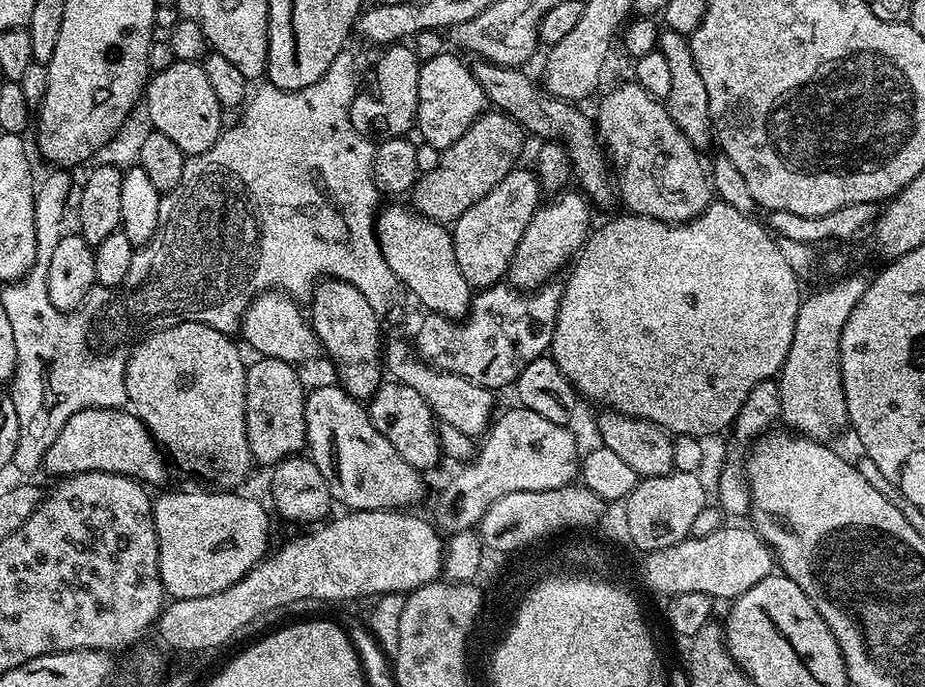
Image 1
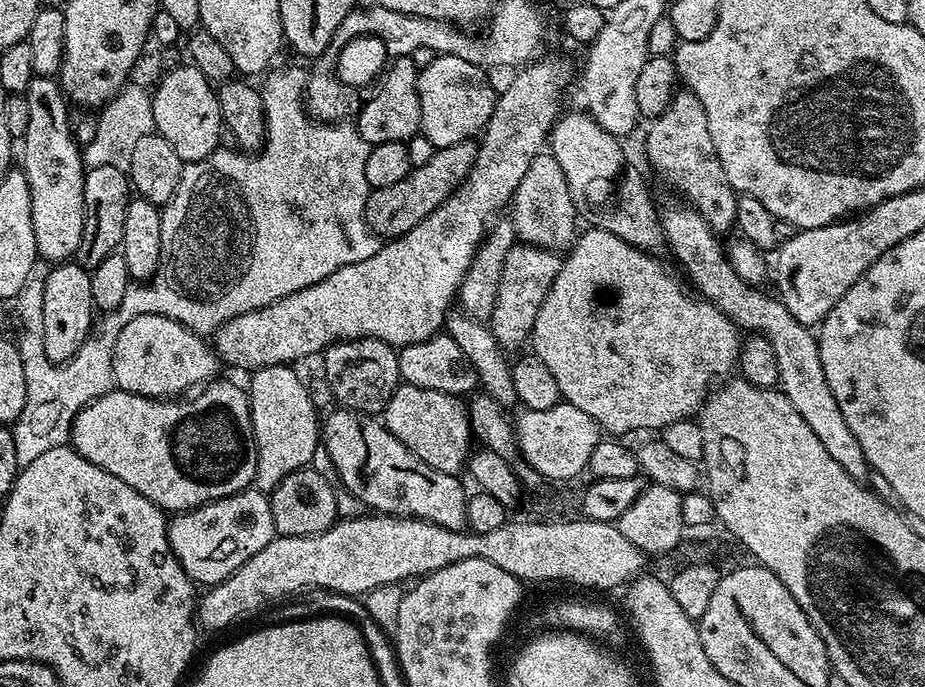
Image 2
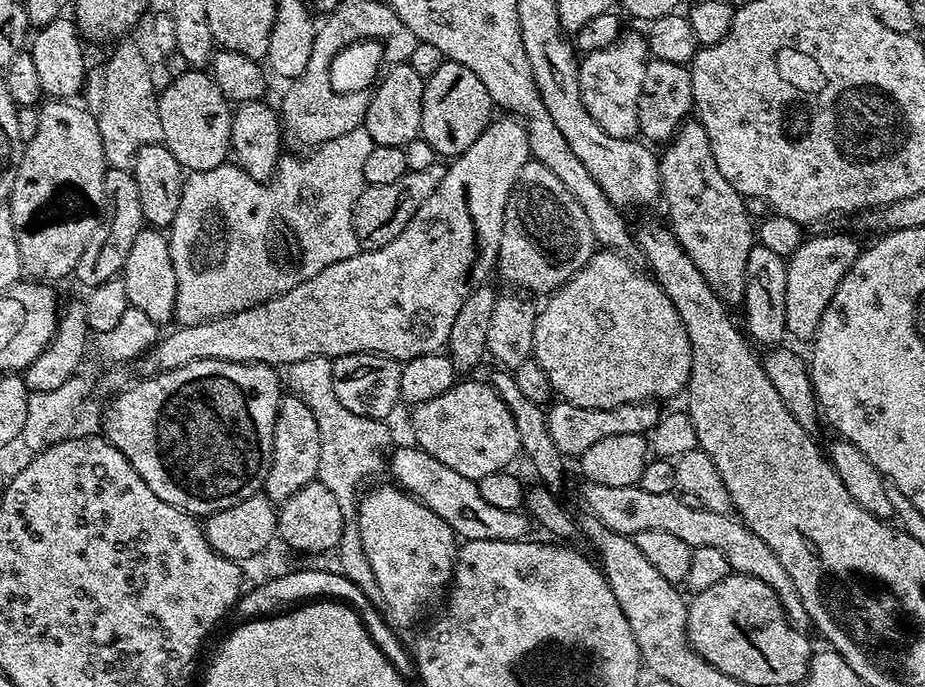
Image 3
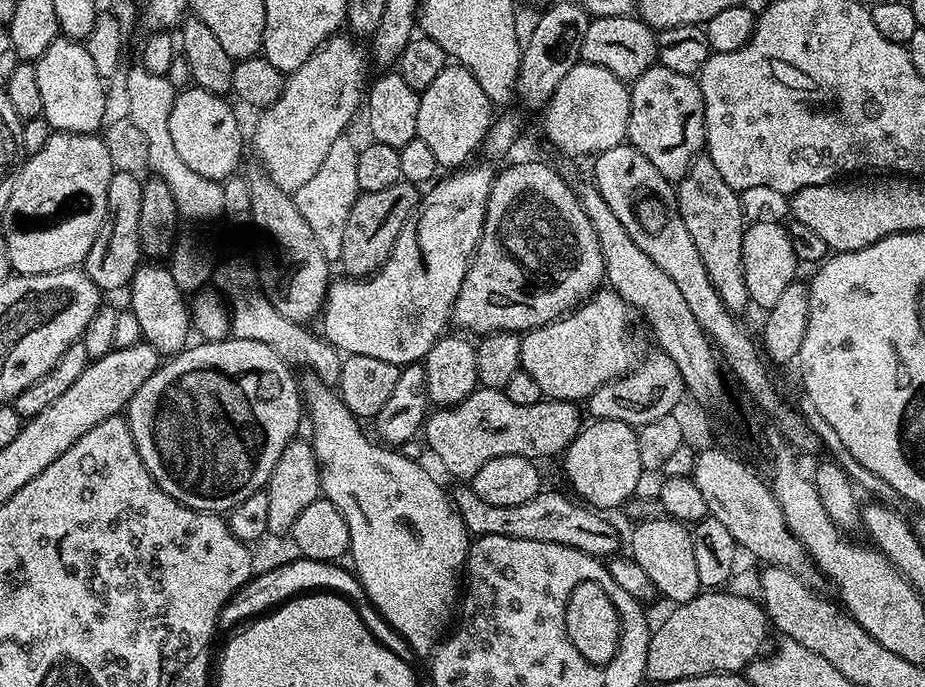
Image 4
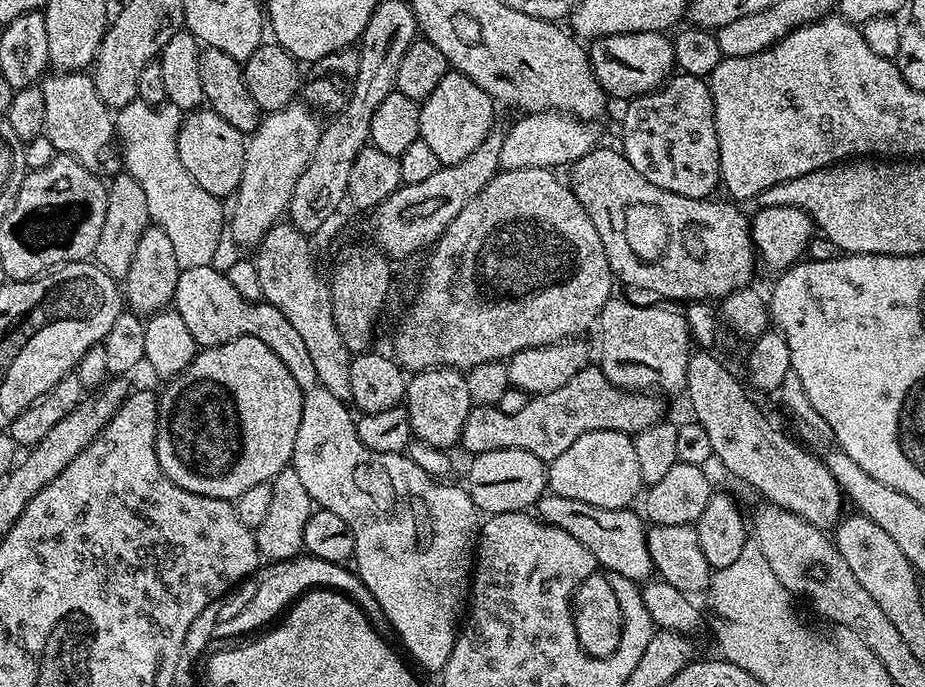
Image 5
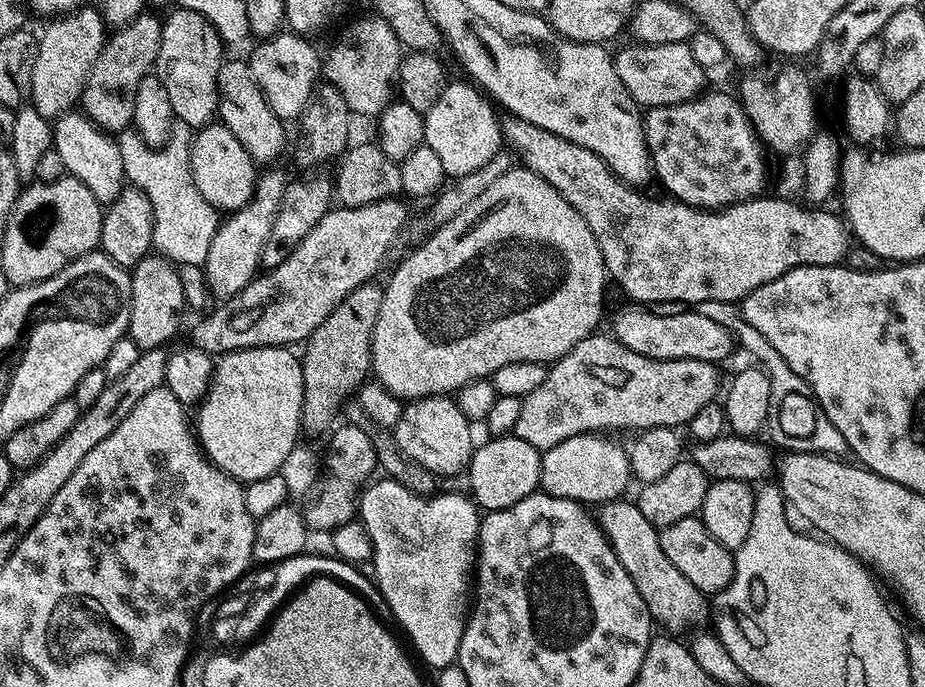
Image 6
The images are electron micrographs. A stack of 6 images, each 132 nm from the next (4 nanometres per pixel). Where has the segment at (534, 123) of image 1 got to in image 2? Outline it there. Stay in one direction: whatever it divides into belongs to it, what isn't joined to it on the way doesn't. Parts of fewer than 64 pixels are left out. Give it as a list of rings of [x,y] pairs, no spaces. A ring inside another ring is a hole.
[[[581,110],[581,112],[568,112],[565,111],[563,115],[557,119],[556,123],[552,125],[552,130],[548,134],[548,144],[550,145],[550,151],[553,158],[558,162],[558,166],[562,166],[562,174],[566,174],[566,186],[570,186],[570,198],[574,198],[574,206],[576,207],[577,213],[581,217],[584,216],[589,221],[587,222],[593,228],[601,228],[606,230],[610,234],[614,234],[618,238],[622,238],[622,242],[626,242],[630,246],[635,248],[641,248],[644,252],[650,252],[653,254],[659,253],[659,248],[665,247],[666,241],[664,239],[664,231],[662,230],[662,222],[660,221],[660,214],[658,211],[658,204],[652,201],[652,196],[648,193],[648,188],[644,185],[644,176],[635,168],[634,165],[628,161],[628,156],[624,153],[624,148],[619,139],[610,135],[605,128],[598,123],[598,121],[592,117],[587,111]]]

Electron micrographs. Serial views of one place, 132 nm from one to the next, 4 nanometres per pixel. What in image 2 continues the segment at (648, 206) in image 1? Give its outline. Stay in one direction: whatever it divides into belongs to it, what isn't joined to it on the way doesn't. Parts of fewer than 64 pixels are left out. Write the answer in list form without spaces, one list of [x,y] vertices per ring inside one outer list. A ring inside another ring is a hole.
[[[677,202],[677,204],[668,204],[665,208],[663,205],[659,209],[659,214],[667,247],[669,249],[672,247],[673,254],[680,259],[681,266],[688,271],[688,276],[692,279],[693,284],[691,287],[703,299],[709,300],[710,303],[715,304],[718,310],[722,310],[722,314],[726,314],[726,318],[733,320],[737,329],[762,330],[762,334],[767,337],[774,350],[774,358],[778,358],[779,391],[783,392],[786,398],[790,398],[790,406],[794,406],[794,410],[798,410],[798,414],[802,414],[806,426],[810,426],[810,430],[814,430],[818,442],[822,442],[822,447],[829,452],[830,458],[834,458],[834,462],[838,462],[838,466],[842,466],[842,470],[846,470],[846,474],[850,474],[850,478],[861,482],[867,481],[870,469],[866,462],[866,454],[862,454],[862,445],[858,443],[858,438],[854,438],[850,426],[846,426],[846,417],[842,414],[833,392],[830,391],[830,382],[826,382],[826,370],[822,370],[820,341],[817,333],[809,325],[798,322],[798,318],[794,318],[794,314],[790,314],[790,310],[786,310],[784,303],[775,295],[766,296],[760,292],[762,290],[747,284],[736,273],[732,261],[726,255],[725,245],[723,243],[720,245],[716,241],[719,240],[717,233],[713,232],[711,226],[704,221],[702,214],[698,214],[698,210],[694,210],[686,203]]]

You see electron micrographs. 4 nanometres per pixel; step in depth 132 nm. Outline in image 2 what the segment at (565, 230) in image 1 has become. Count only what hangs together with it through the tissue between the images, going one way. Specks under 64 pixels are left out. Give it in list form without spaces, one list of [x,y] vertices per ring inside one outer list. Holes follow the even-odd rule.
[[[517,242],[510,254],[506,254],[506,266],[502,266],[502,282],[498,282],[498,302],[494,302],[494,314],[490,327],[494,338],[501,348],[511,350],[529,343],[534,330],[534,318],[538,318],[538,310],[542,310],[542,302],[546,302],[546,294],[550,294],[550,286],[554,286],[554,278],[558,278],[562,260],[550,248],[539,248],[533,244]]]

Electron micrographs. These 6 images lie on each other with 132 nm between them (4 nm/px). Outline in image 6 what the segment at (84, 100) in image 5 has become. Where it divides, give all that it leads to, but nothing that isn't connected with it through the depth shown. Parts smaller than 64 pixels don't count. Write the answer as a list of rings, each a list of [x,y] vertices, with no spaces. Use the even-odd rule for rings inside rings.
[[[73,110],[56,117],[52,124],[52,147],[62,157],[62,166],[65,173],[78,178],[78,182],[82,182],[82,186],[89,188],[90,194],[94,194],[94,198],[98,198],[100,205],[107,206],[111,204],[112,200],[118,198],[120,191],[126,187],[124,171],[122,170],[122,154],[118,150],[116,140],[104,129],[99,128],[95,122],[88,119],[83,111]]]

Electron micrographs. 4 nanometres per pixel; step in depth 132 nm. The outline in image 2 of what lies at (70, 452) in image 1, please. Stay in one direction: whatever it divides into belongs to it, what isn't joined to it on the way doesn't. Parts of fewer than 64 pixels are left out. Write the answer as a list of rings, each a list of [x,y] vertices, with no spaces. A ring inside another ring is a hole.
[[[220,379],[205,383],[195,394],[183,398],[139,396],[119,390],[108,392],[90,401],[72,420],[70,446],[82,454],[82,458],[94,462],[94,466],[102,466],[102,470],[114,474],[114,478],[122,478],[126,486],[134,486],[138,494],[150,498],[150,502],[168,514],[188,512],[191,508],[201,508],[203,504],[242,492],[256,478],[256,443],[250,402],[241,385],[239,388]]]

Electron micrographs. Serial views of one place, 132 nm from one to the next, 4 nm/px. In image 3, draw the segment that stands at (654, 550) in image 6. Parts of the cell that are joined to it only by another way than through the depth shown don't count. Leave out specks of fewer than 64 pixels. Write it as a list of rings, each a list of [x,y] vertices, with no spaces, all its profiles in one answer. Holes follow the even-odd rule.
[[[415,446],[400,448],[392,456],[392,476],[399,487],[409,492],[415,500],[420,500],[446,526],[450,526],[461,541],[466,540],[497,540],[498,542],[514,542],[523,540],[534,528],[528,512],[524,510],[501,510],[498,506],[490,506],[486,498],[482,498],[477,481],[462,478],[450,466],[442,466],[438,458],[426,454]]]

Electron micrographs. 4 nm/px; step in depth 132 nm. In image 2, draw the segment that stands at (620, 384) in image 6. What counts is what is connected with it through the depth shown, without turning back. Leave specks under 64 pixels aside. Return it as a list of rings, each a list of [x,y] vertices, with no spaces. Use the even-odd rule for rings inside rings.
[[[402,382],[384,408],[382,423],[394,438],[398,438],[398,442],[422,458],[426,466],[434,466],[434,470],[442,470],[451,476],[457,475],[467,465],[474,448],[472,424],[468,420],[465,401],[438,390],[426,390]]]

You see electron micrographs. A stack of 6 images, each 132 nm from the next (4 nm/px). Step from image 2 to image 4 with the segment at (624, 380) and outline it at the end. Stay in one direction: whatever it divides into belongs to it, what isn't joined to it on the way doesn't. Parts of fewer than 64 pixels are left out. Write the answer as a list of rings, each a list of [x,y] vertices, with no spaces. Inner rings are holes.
[[[597,291],[568,315],[520,336],[520,371],[536,379],[549,400],[587,401],[606,382],[627,376],[638,363],[641,352],[628,312],[629,304],[618,293]]]

